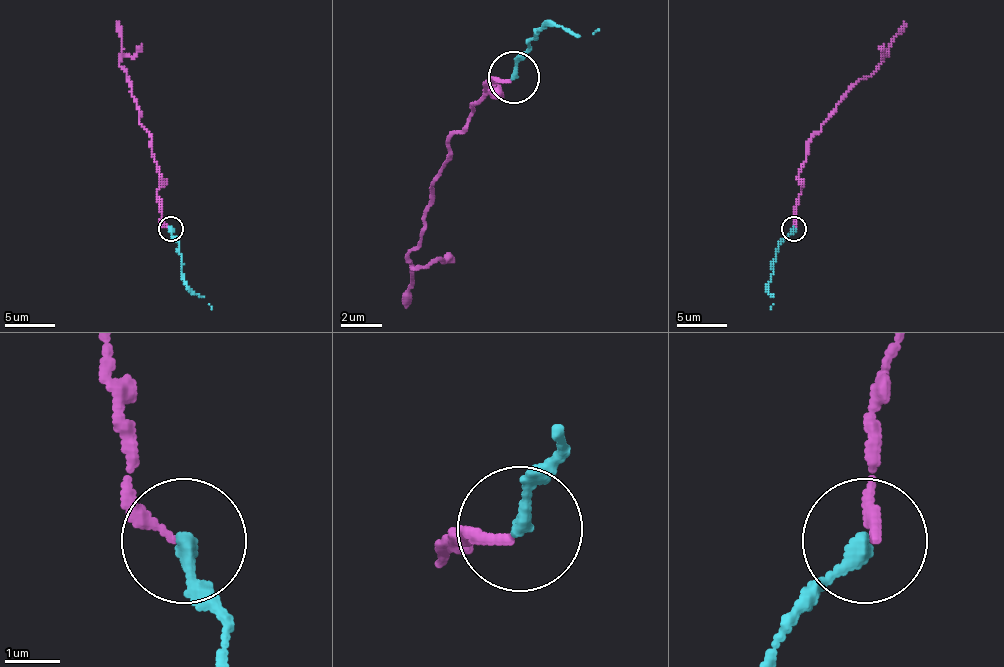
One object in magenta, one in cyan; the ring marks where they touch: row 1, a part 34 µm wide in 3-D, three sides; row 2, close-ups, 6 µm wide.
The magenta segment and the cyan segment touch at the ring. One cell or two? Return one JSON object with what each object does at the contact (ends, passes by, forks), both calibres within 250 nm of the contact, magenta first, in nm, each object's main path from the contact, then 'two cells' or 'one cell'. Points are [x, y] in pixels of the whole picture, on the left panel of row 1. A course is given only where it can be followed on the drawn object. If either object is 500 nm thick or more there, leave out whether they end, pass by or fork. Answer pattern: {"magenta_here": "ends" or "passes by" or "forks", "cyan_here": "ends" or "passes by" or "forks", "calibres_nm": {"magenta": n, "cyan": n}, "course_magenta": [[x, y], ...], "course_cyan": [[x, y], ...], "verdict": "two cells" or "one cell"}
{"magenta_here": "ends", "cyan_here": "ends", "calibres_nm": {"magenta": 200, "cyan": 280}, "course_magenta": [[169, 229], [156, 194], [159, 169], [151, 141], [139, 121], [129, 76], [119, 64], [121, 29], [116, 21]], "course_cyan": [[171, 229], [179, 247], [186, 284], [204, 297], [211, 309]], "verdict": "one cell"}

